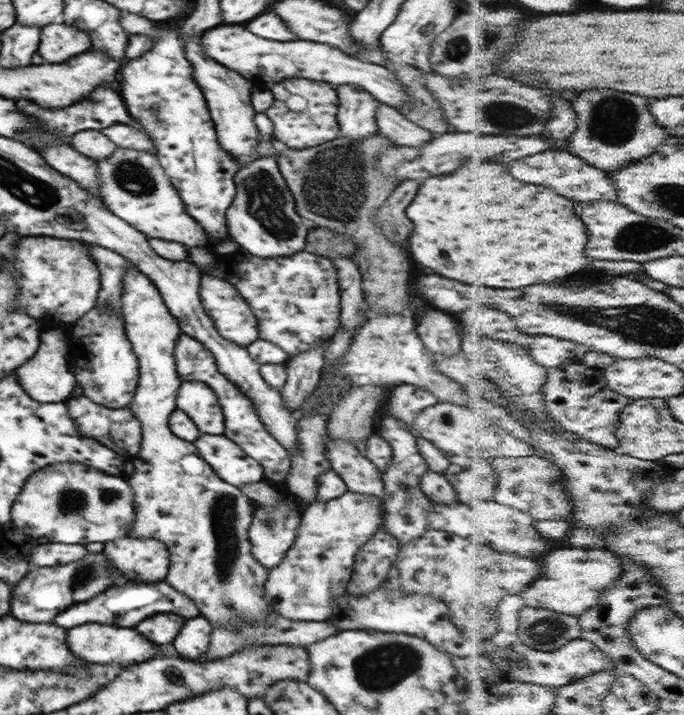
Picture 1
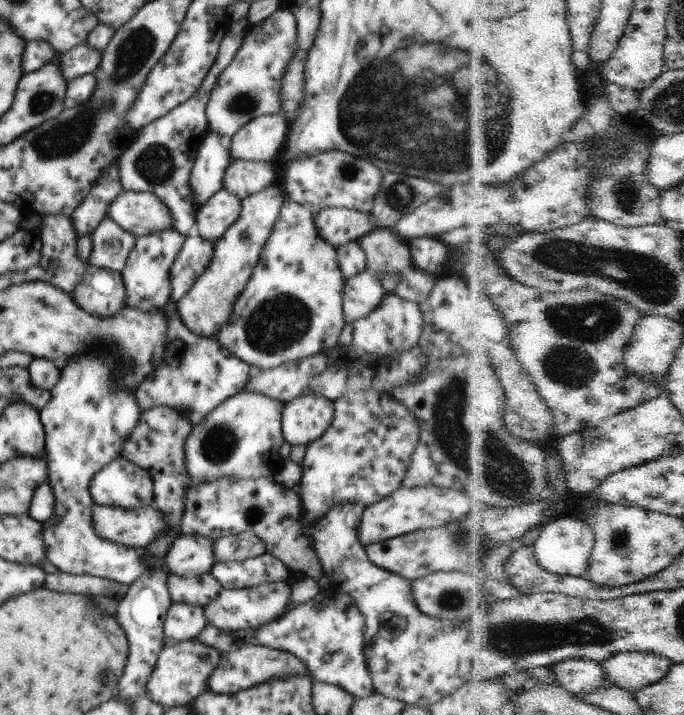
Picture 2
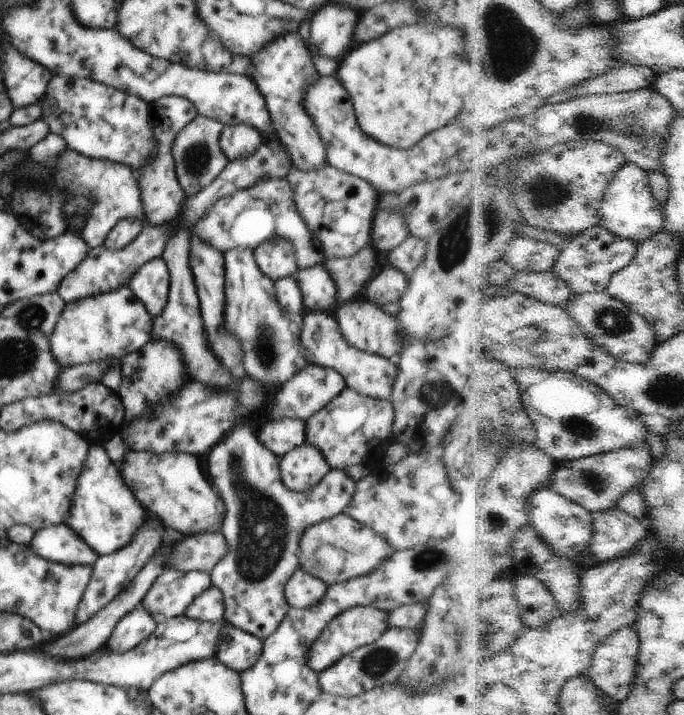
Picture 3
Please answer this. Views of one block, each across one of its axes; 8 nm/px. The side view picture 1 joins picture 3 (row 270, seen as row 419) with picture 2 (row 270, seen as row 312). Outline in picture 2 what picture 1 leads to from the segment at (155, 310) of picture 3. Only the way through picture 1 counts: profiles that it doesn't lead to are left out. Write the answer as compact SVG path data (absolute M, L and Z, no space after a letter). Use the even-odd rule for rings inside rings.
M176 229L163 230L137 237L134 248L128 255L125 267L121 270L125 288L126 304L132 308L154 310L162 308L171 301L171 267L175 263L187 239Z

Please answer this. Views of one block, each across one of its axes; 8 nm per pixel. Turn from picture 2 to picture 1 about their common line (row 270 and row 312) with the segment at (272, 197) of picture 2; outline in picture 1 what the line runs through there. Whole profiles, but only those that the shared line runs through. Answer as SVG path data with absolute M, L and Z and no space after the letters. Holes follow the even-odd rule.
M202 276L199 295L205 313L214 321L218 335L238 346L259 339L258 319L236 288L214 276Z

